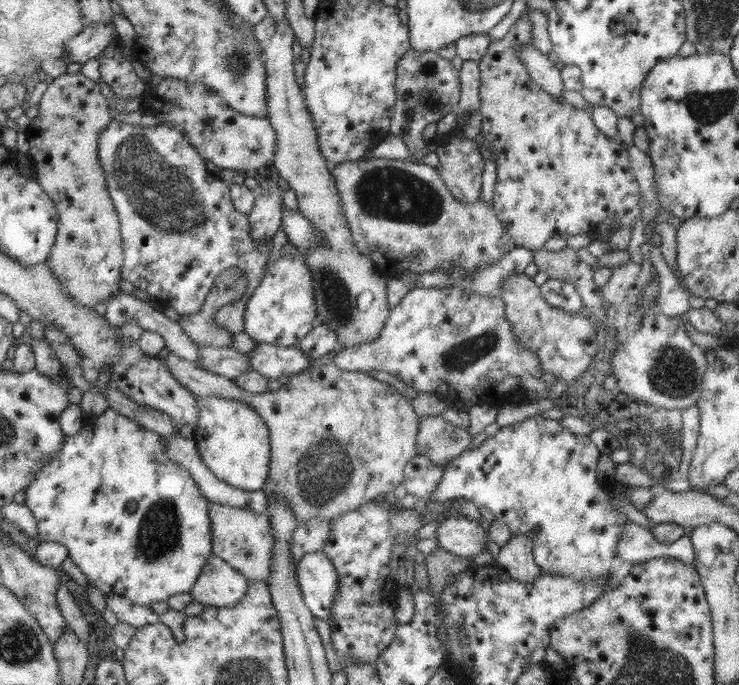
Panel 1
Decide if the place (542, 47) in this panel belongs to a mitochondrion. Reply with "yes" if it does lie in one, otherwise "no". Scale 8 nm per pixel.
no

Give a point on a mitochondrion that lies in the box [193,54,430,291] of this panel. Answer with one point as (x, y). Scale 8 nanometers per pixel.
(206, 120)

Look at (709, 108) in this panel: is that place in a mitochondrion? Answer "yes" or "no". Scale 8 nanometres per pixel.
yes

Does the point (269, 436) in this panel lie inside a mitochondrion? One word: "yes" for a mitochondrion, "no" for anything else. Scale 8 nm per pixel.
no

